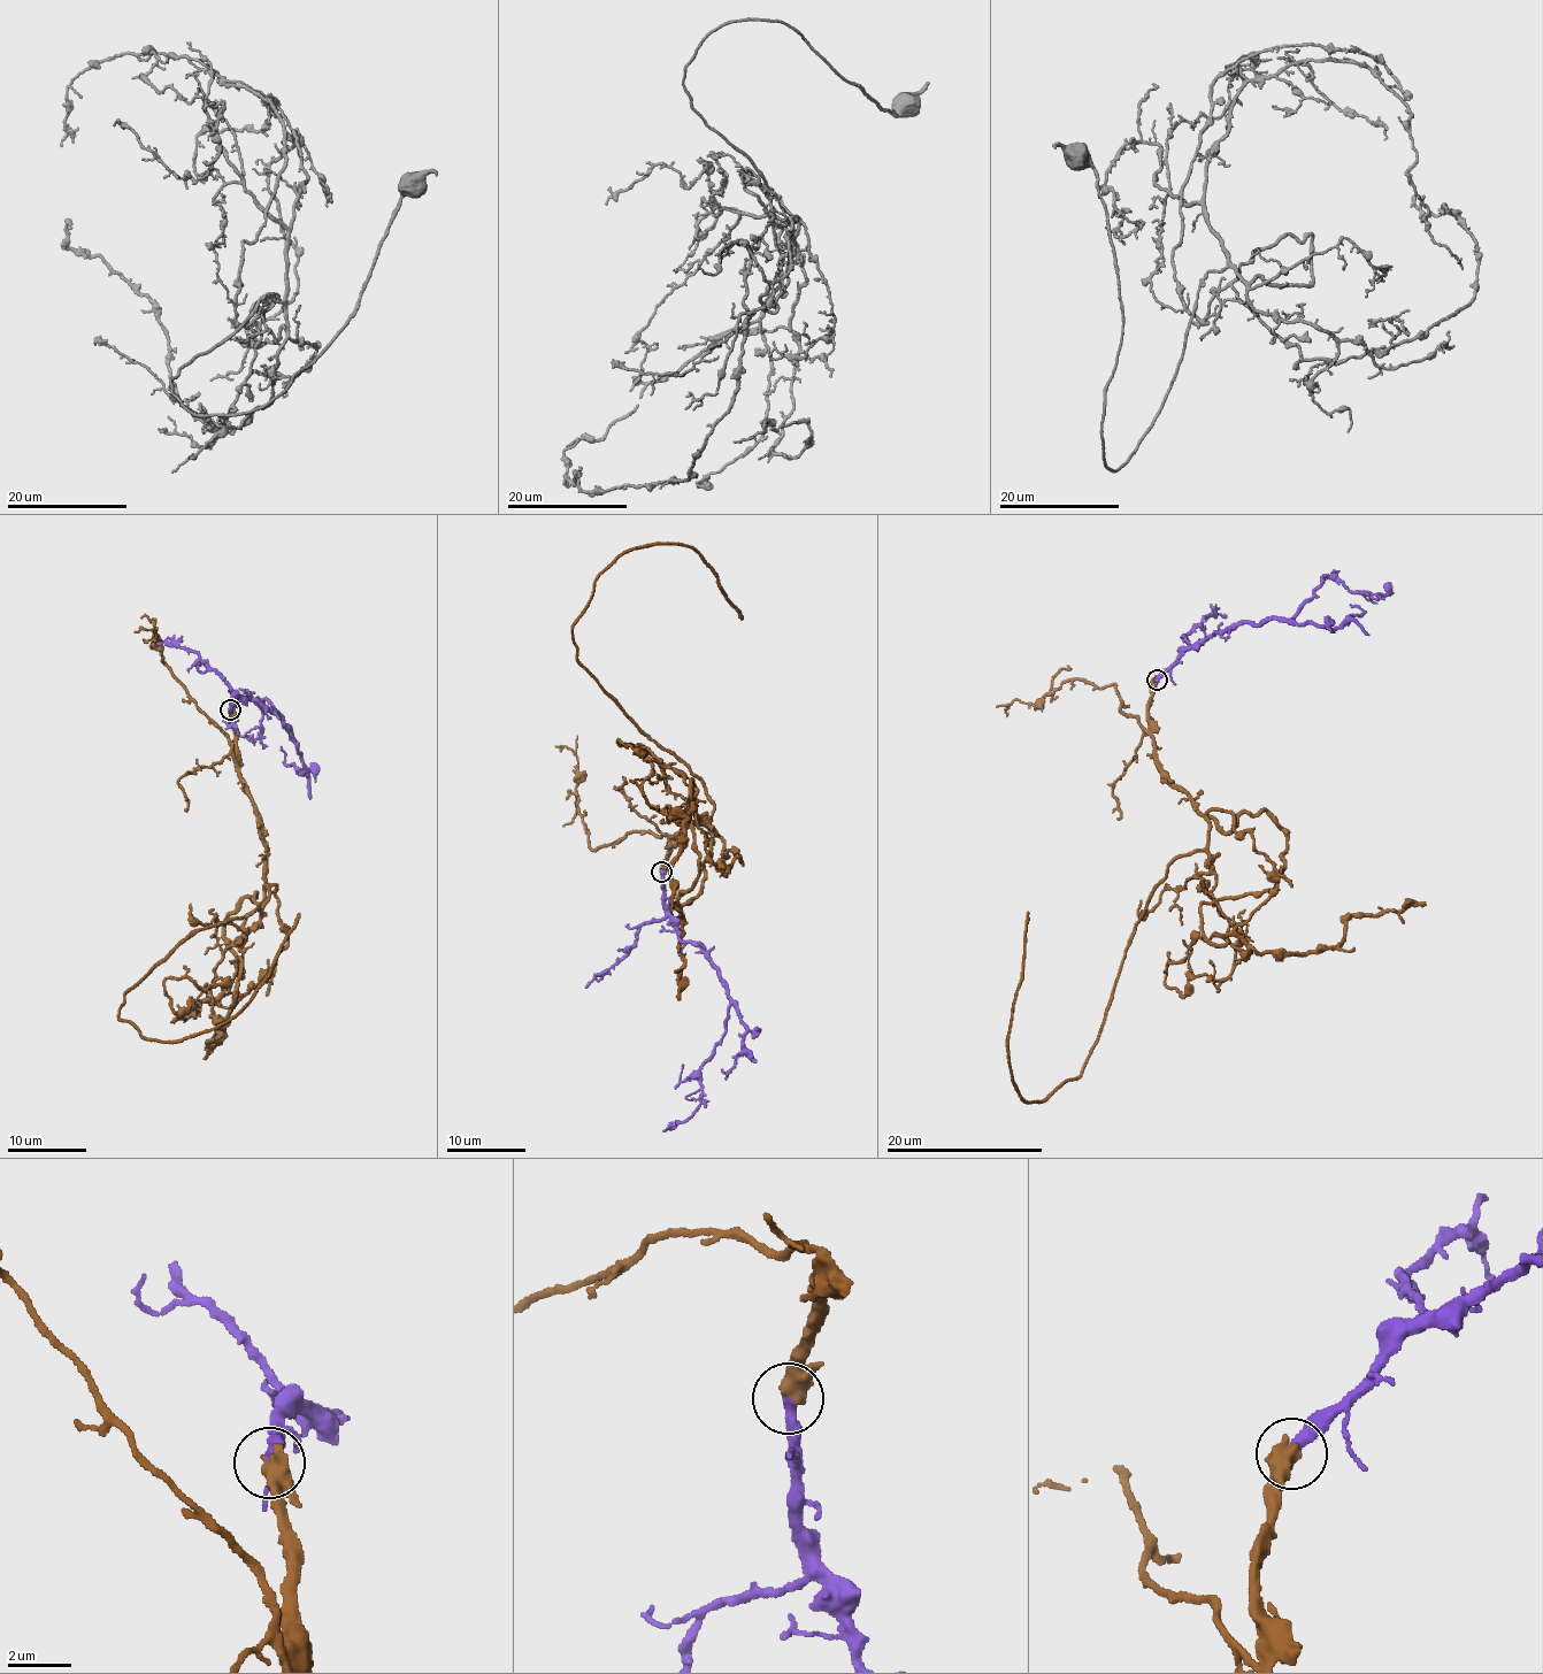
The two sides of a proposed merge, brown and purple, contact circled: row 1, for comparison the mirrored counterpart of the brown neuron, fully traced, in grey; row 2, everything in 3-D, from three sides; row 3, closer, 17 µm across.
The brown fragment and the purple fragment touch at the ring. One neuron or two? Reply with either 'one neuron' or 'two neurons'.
one neuron

